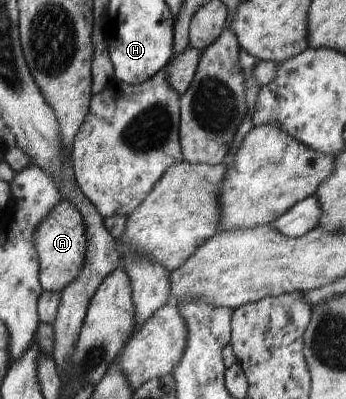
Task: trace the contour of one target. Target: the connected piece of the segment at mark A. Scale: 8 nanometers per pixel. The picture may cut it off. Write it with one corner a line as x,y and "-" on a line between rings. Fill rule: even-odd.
61,199
37,227
34,244
39,258
41,287
48,292
62,292
80,276
84,268
88,233
83,215
73,202

